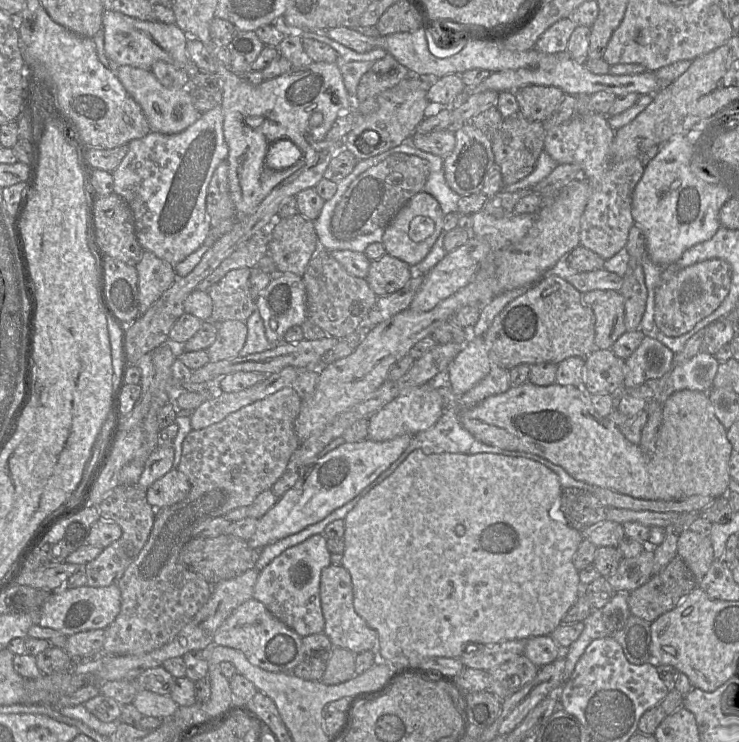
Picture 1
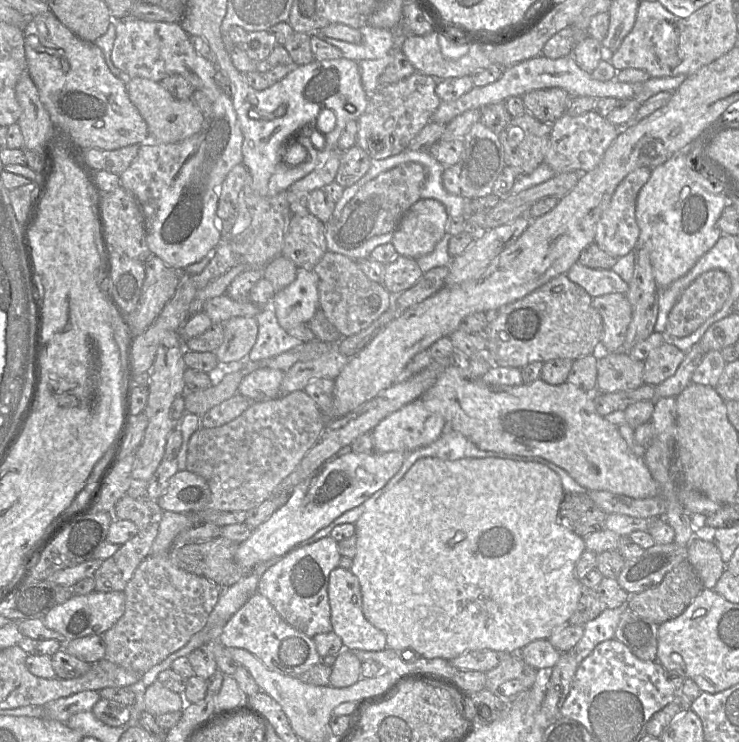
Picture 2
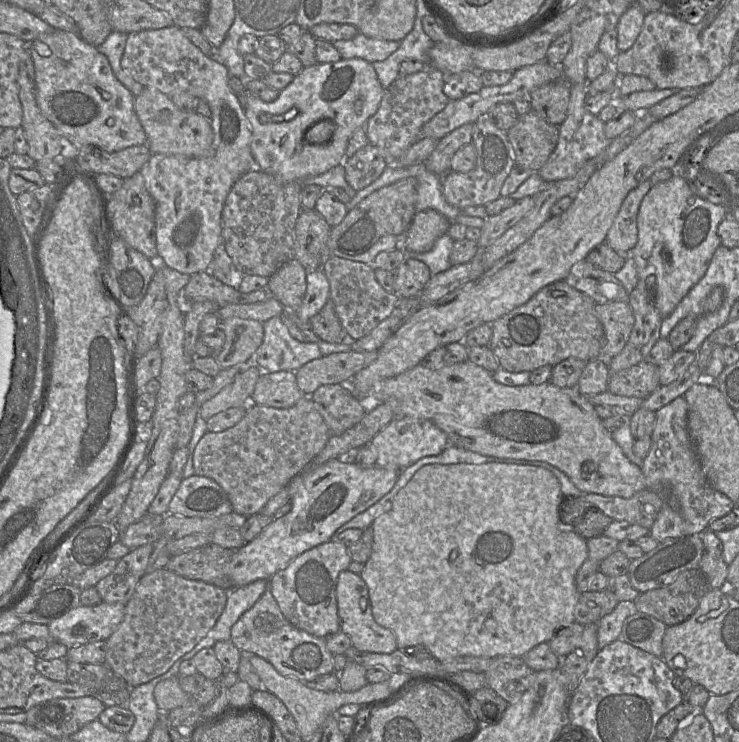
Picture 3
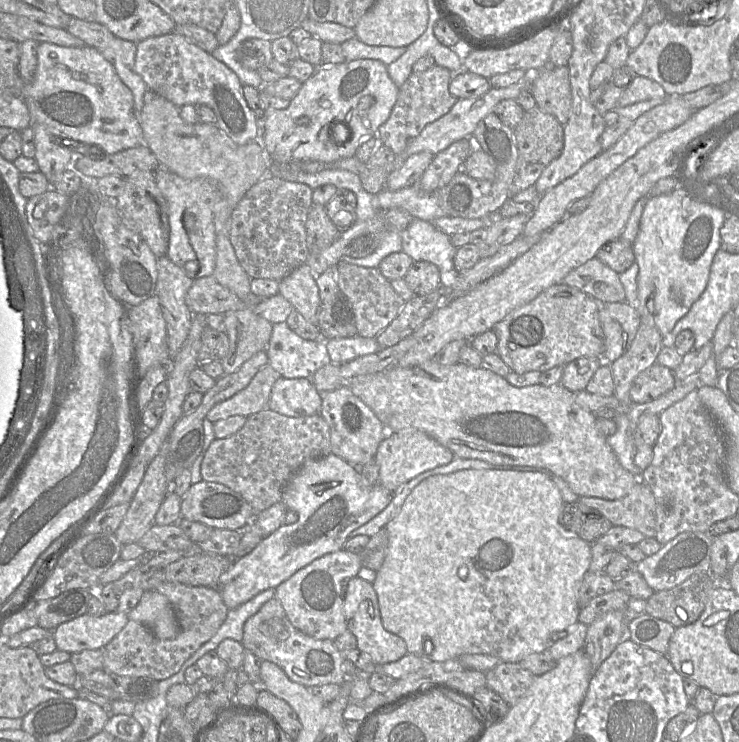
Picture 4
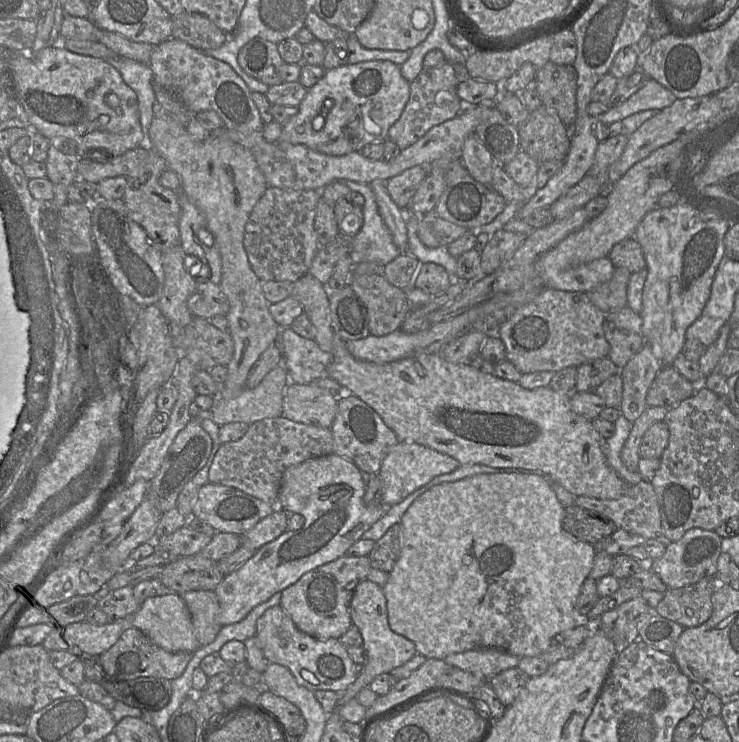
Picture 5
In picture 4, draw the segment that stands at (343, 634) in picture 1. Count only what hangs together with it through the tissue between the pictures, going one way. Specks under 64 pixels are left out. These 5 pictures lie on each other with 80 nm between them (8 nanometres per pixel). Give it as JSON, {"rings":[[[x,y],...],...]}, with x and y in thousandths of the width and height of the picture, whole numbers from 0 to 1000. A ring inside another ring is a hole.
{"rings":[[[484,776],[475,779],[468,790],[464,822],[470,848],[483,860],[483,873],[498,880],[507,895],[535,892],[552,881],[549,865],[520,846],[512,805],[502,784]]]}

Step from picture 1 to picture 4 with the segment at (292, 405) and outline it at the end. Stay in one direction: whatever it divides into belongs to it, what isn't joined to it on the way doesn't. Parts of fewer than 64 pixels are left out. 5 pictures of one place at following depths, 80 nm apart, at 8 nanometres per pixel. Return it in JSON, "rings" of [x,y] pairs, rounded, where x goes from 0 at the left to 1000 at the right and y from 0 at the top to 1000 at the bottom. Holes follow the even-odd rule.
{"rings":[[[356,553],[336,561],[330,574],[318,585],[286,596],[275,611],[272,642],[276,648],[302,652],[325,666],[349,693],[382,674],[382,663],[390,647],[413,623],[451,612],[447,601],[445,574],[433,559],[392,562],[368,553]],[[225,783],[222,784],[219,788],[217,788],[215,791],[212,791],[211,795],[206,795],[206,796],[212,796],[217,798],[218,801],[223,802],[229,811],[231,813],[238,832],[241,834],[242,842],[244,842],[244,853],[240,856],[238,860],[231,861],[231,863],[218,863],[215,860],[212,860],[198,844],[183,838],[180,836],[175,836],[173,840],[169,842],[169,845],[145,868],[138,873],[139,877],[139,900],[153,908],[161,910],[161,911],[175,911],[175,912],[200,912],[204,914],[207,916],[212,916],[212,918],[218,918],[218,916],[223,916],[231,911],[234,911],[235,908],[241,907],[244,904],[244,902],[246,900],[248,895],[280,864],[283,864],[295,850],[295,848],[298,846],[298,844],[302,841],[302,838],[304,837],[306,832],[307,832],[307,826],[309,826],[309,819],[306,817],[306,814],[302,810],[302,806],[299,803],[298,796],[295,795],[295,792],[287,792],[287,791],[279,791],[279,790],[254,790],[254,788],[249,788],[245,786],[237,786],[237,784],[229,784]]]}

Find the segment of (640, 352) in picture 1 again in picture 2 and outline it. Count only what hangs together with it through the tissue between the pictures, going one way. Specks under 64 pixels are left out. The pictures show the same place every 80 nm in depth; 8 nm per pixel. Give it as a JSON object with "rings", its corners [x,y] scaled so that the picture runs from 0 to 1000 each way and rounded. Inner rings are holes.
{"rings":[[[899,462],[880,474],[871,487],[871,518],[889,520],[912,505],[927,476],[911,465]]]}

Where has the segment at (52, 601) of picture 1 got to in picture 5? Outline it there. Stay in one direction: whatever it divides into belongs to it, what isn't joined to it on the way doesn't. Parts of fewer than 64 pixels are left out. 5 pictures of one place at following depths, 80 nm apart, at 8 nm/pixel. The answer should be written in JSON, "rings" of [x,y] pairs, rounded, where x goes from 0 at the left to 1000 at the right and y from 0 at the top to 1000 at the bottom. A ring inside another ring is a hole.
{"rings":[[[176,833],[156,834],[139,842],[115,834],[91,846],[84,879],[96,884],[97,889],[139,884],[177,844]]]}

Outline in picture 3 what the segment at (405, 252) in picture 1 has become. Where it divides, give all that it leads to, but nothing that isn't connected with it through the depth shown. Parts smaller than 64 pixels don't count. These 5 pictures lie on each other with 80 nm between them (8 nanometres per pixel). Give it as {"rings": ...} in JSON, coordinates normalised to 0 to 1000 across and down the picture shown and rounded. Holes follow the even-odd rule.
{"rings":[[[590,283],[564,284],[548,313],[548,336],[555,340],[581,338],[590,323],[604,315],[610,298]]]}

